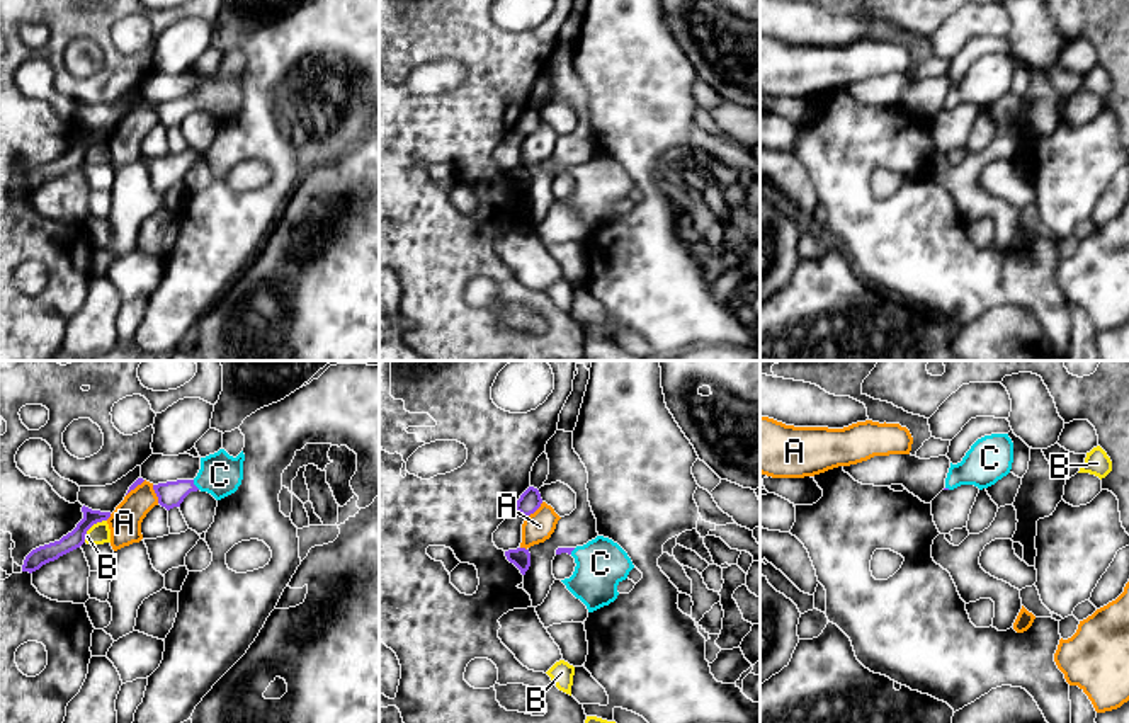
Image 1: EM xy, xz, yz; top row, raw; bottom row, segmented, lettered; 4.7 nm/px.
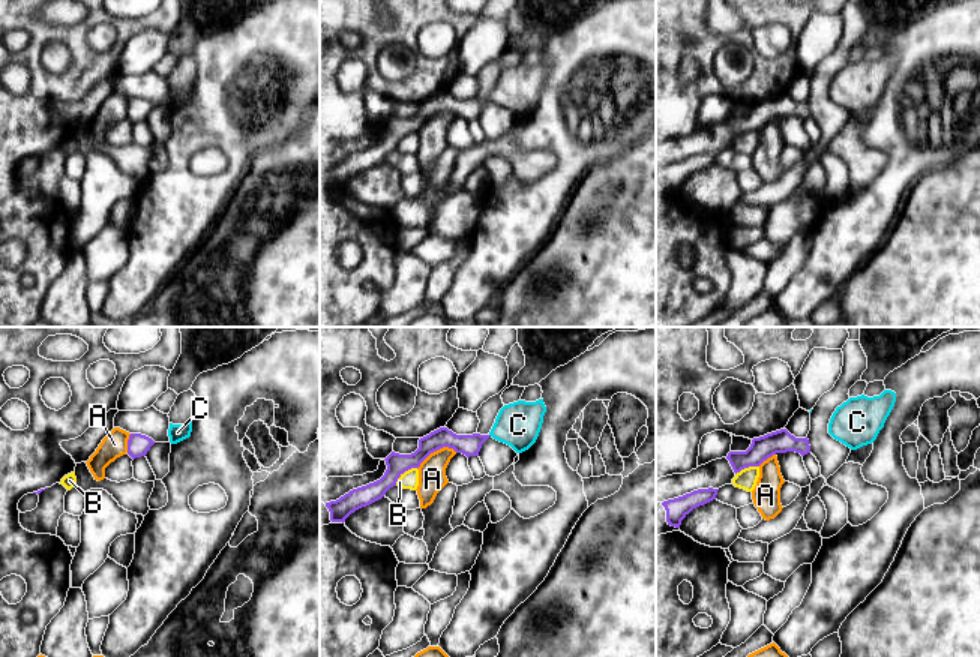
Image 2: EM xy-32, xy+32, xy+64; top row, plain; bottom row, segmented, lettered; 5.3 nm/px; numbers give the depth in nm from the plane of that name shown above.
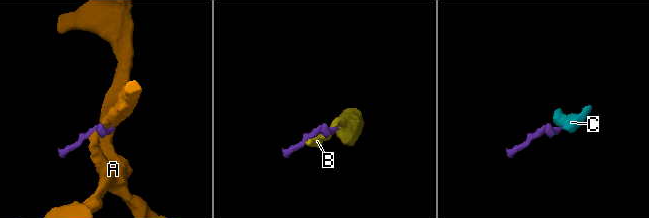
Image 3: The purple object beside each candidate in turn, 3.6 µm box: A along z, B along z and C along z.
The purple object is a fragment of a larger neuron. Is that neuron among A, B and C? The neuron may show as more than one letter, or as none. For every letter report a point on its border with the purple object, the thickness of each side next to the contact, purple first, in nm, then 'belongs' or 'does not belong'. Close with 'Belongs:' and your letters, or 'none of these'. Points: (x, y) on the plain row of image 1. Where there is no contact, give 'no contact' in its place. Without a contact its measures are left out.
A: contact xz (534, 130); calibres 100 and 140 nm; does not belong
B: contact xy (90, 145); calibres 90 and 100 nm; does not belong
C: contact xy (194, 104); calibres 120 and 200 nm; belongs
Belongs: C

